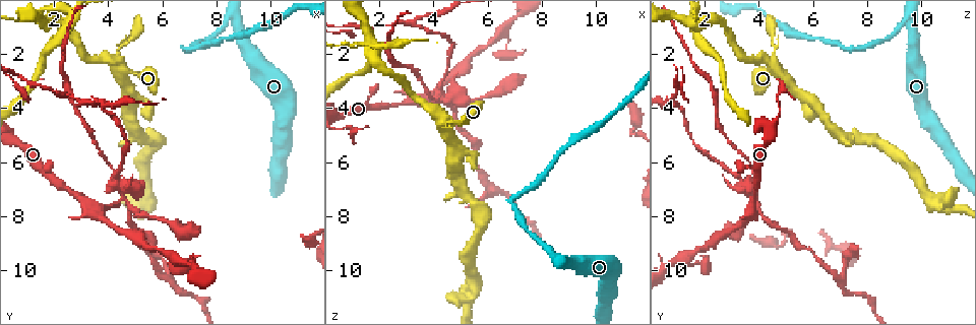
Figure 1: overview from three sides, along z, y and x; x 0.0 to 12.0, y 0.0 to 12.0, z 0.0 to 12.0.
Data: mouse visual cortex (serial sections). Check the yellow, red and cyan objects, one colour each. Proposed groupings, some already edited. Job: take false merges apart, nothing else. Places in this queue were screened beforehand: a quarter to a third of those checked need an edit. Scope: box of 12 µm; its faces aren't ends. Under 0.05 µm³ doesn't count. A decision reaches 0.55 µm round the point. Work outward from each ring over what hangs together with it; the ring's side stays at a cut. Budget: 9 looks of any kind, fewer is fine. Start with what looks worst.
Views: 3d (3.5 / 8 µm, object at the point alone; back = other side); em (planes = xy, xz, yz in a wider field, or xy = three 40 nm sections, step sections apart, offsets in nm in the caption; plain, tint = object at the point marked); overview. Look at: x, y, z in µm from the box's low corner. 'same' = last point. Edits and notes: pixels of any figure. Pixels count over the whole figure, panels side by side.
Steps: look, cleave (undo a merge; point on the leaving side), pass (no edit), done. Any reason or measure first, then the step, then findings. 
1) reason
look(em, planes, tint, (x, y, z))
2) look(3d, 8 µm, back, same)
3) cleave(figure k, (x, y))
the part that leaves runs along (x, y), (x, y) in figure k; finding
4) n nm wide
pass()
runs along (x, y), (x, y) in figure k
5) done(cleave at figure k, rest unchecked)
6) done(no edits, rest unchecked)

abrupt turn
look(3d, 3.5 µm, (6.9, 1.8, 7.4))

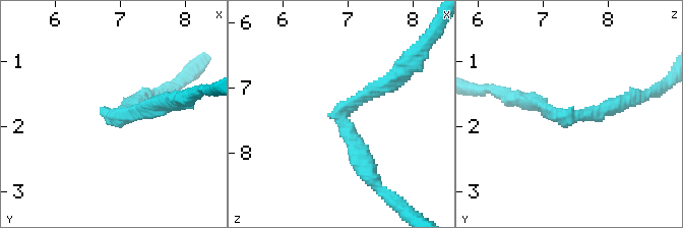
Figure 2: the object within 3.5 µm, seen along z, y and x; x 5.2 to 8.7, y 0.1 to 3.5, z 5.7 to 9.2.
arms of 200, 250 nm; shape alone is not enough
look(em, xy, step 2, plain, (6.90, 1.80, 7.40))

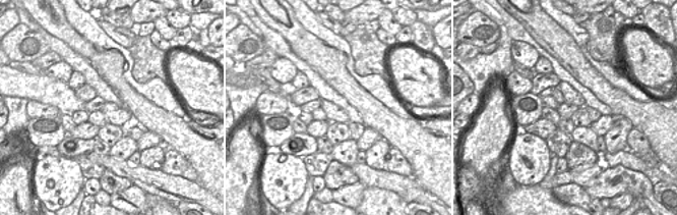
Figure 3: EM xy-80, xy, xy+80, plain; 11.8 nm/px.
with the object marked
look(em, xy, step 2, tint, same)

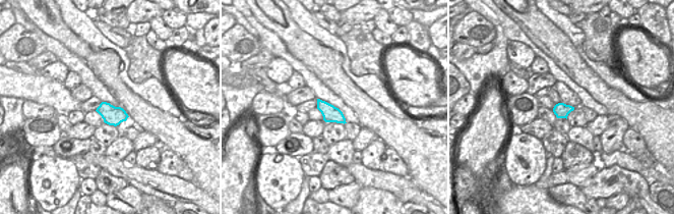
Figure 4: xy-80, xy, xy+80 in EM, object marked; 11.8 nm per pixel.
cleave(figure 2, (139, 116))
the part that leaves runs along (113, 117), (184, 98) in figure 2; a second cell is stuck on

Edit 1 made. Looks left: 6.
look(overview)

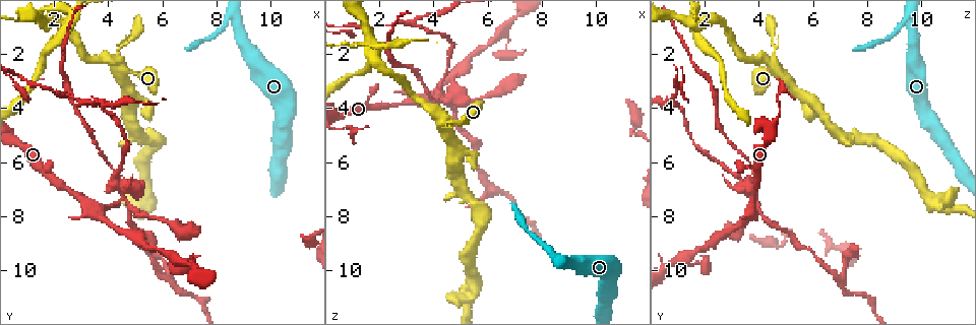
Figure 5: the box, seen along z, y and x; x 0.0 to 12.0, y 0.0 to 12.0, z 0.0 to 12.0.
abrupt turn
look(3d, 3.5 µm, back, (4.5, 2.6, 4.6))

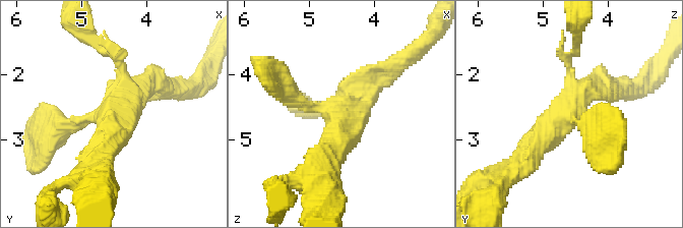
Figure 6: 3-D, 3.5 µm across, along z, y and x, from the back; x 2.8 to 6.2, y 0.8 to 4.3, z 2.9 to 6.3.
4 arms; arms of 150, 350, 400, 400 nm; shape alone is not enough
look(em, xy, step 2, tint, (4.60, 2.60, 4.55))

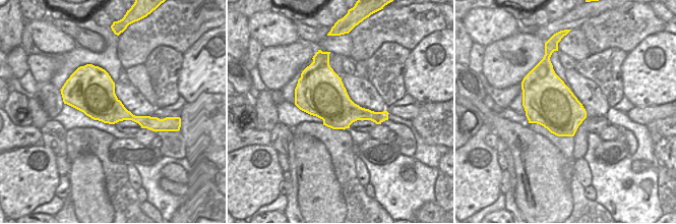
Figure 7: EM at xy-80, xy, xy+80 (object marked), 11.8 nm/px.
500 nm wide
pass()
runs along (280, 83), (335, 112), (326, 162) in figure 6; continuous, no second cell

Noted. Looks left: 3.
a narrow waist
look(3d, 3.5 µm, back, (2.5, 7.0, 3.9))

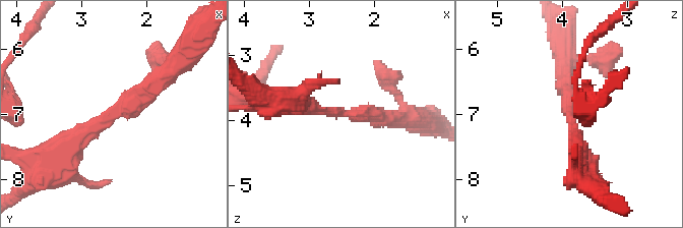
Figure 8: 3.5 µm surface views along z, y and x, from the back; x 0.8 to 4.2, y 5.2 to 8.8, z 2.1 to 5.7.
pass()
runs along (162, 75), (56, 156) in figure 8; one cell here

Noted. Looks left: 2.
abrupt turn
look(3d, 3.5 µm, (6.7, 9.7, 1.9))

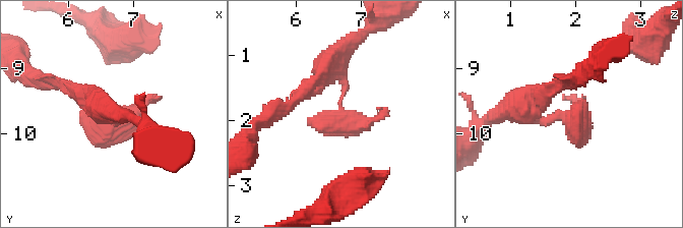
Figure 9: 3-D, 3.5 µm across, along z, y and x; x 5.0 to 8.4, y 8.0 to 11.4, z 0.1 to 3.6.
now the EM
look(em, planes, tint, (6.75, 9.75, 2.00))

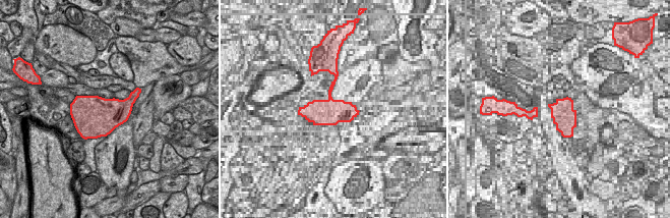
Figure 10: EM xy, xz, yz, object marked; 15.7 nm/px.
pass()
runs along (98, 109), (116, 121), (160, 96) in figure 9; all the same cell

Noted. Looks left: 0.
done(cleave at figure 2, rest unchecked)

